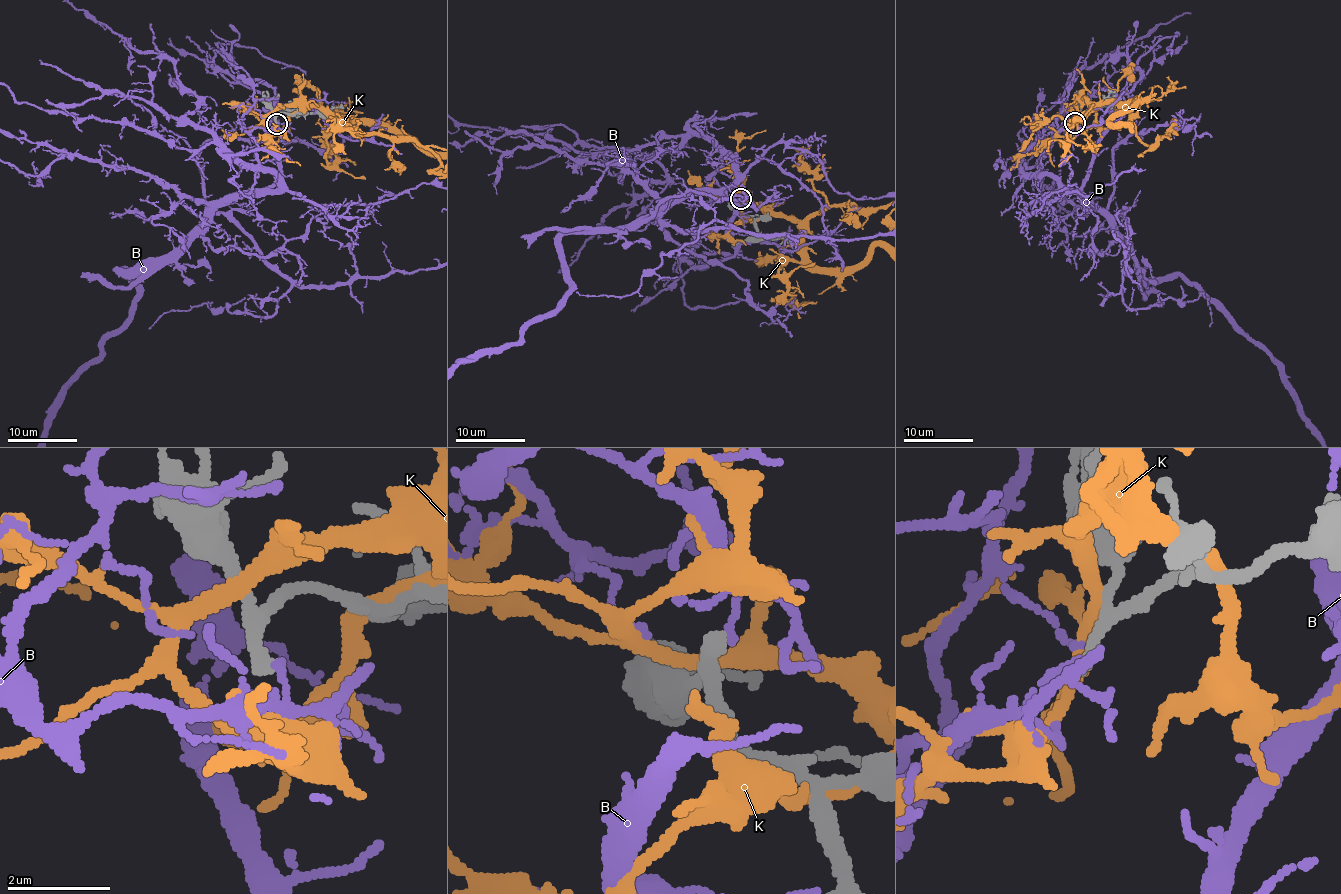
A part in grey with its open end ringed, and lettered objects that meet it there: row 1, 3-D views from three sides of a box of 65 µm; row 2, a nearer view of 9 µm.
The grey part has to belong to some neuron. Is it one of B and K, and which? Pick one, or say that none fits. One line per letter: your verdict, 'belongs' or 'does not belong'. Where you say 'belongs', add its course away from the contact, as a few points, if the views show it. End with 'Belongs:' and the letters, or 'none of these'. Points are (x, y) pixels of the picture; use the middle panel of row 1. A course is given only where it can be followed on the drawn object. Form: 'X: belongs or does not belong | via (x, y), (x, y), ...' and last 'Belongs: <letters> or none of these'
B: does not belong
K: does not belong
Belongs: none of these

